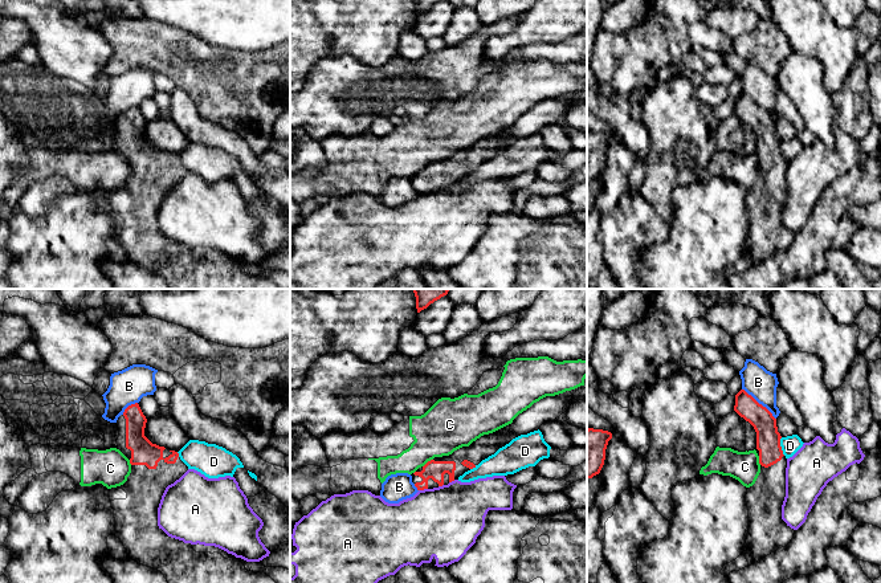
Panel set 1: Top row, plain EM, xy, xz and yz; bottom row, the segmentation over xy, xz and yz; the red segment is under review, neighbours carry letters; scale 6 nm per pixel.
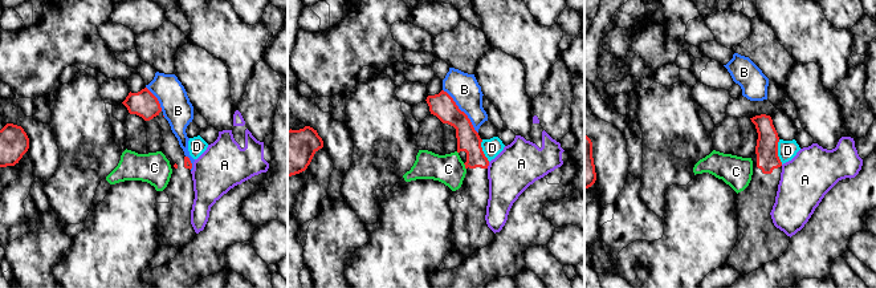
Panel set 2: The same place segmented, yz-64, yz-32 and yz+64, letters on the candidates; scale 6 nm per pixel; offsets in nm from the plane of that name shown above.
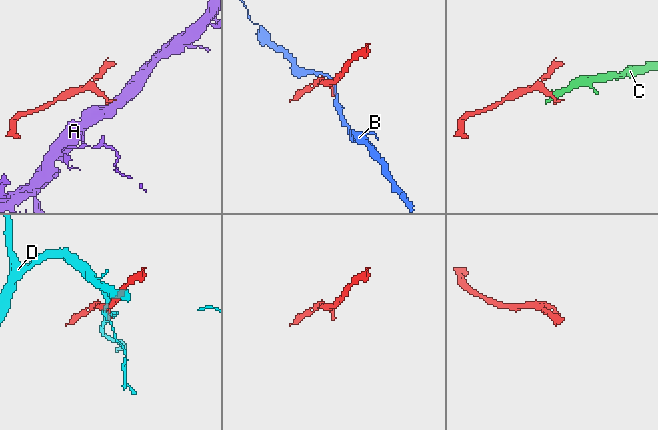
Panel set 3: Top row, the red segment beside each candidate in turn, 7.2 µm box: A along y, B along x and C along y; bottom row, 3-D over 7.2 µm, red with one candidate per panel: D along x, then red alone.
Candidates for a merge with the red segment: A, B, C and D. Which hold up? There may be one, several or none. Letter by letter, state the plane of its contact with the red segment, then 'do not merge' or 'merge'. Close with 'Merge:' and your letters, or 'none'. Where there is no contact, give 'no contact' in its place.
A: meets red in xz; do not merge
B: meets red in yz; do not merge
C: meets red in xz; do not merge
D: meets red in yz; do not merge
Merge: none

